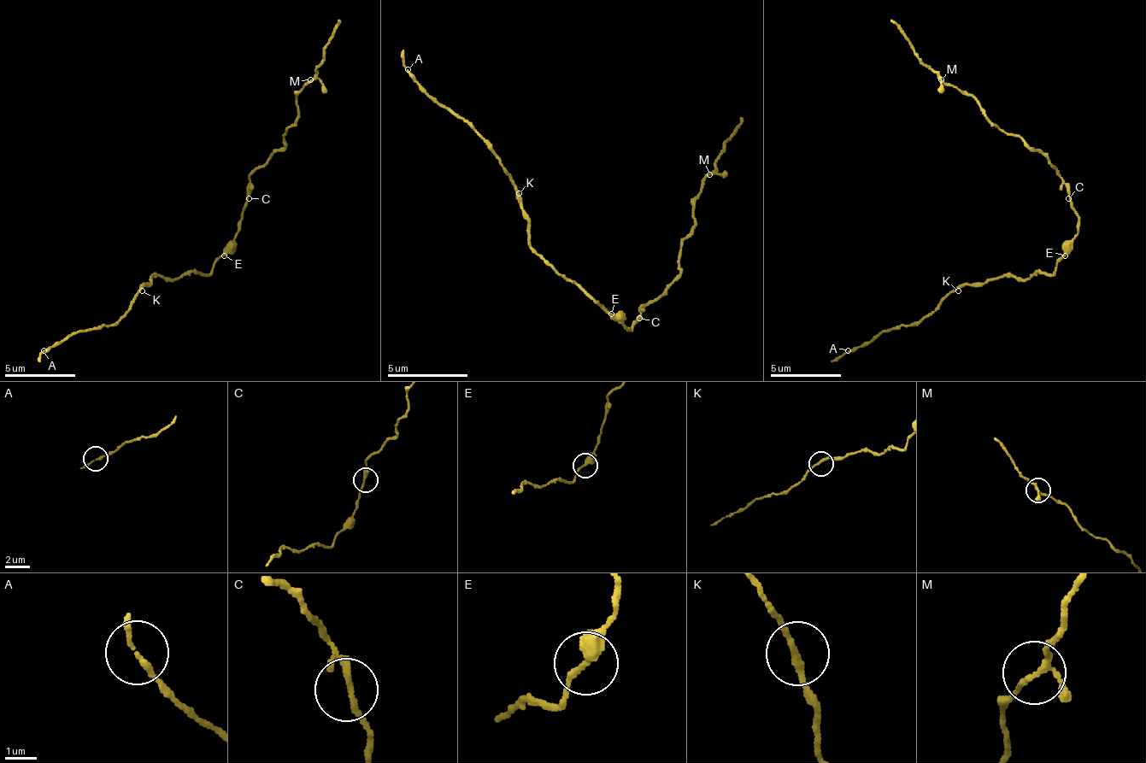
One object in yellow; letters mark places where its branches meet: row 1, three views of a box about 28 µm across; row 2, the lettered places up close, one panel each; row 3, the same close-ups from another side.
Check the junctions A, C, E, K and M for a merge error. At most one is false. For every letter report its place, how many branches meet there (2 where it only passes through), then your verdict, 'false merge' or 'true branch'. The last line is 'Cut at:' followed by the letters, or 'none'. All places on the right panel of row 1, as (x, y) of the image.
A: place (848, 350); branches 2; true branch
C: place (1068, 198); branches 3; true branch
E: place (1065, 255); branches 2; true branch
K: place (958, 290); branches 2; true branch
M: place (941, 79); branches 3; true branch
Cut at: none

